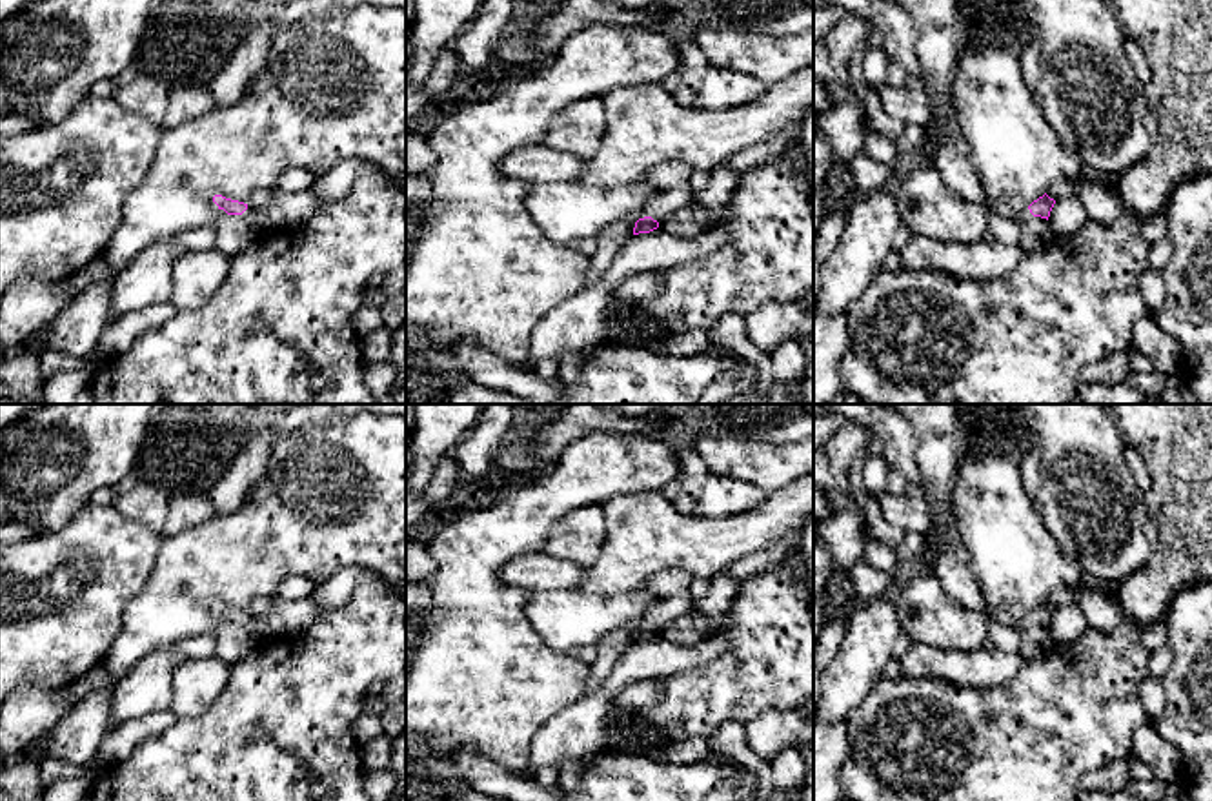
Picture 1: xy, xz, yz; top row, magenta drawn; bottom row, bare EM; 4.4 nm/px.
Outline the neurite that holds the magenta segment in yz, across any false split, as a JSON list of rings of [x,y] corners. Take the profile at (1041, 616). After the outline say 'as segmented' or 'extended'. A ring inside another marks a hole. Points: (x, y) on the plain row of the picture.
[[[1046,601],[1034,608],[1025,619],[1021,619],[1015,628],[1019,632],[1026,630],[1030,624],[1041,624],[1046,626],[1050,624],[1050,619],[1054,615],[1055,608],[1050,606]]] | extended

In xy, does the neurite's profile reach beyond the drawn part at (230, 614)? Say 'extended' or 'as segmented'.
extended

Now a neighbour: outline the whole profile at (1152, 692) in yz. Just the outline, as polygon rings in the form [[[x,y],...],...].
[[[1148,675],[1139,686],[1139,701],[1150,721],[1157,719],[1167,710],[1167,686],[1163,679]]]

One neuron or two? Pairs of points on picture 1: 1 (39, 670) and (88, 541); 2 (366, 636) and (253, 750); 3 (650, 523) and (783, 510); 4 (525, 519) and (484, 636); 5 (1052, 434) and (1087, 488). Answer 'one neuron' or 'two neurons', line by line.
1: one neuron
2: one neuron
3: one neuron
4: one neuron
5: one neuron

